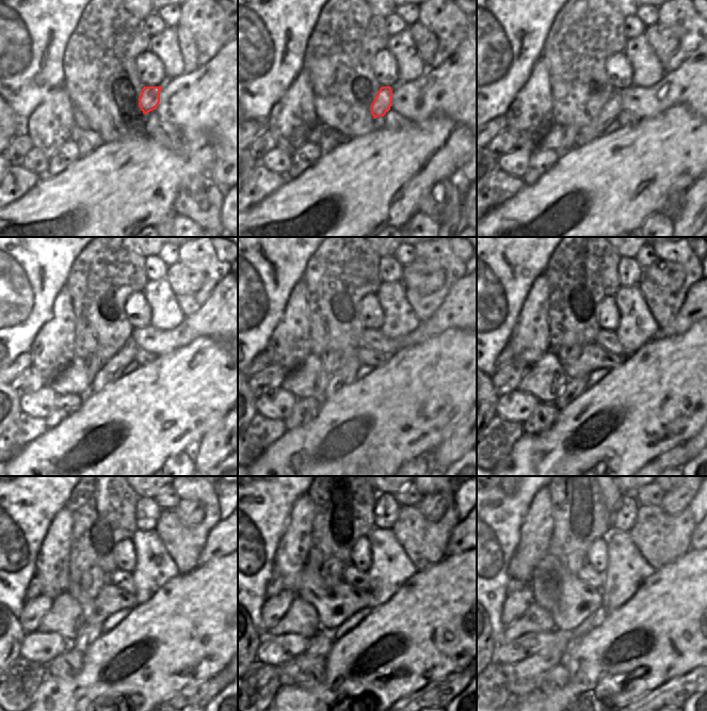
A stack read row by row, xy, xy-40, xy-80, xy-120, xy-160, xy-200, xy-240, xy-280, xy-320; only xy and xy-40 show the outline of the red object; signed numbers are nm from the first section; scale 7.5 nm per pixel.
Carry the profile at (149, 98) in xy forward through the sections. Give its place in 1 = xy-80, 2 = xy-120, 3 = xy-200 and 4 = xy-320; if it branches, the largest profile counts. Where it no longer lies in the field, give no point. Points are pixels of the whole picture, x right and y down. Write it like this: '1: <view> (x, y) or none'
1: xy-80 (611, 109)
2: xy-120 (112, 370)
3: xy-200 (575, 386)
4: xy-320 (524, 677)

